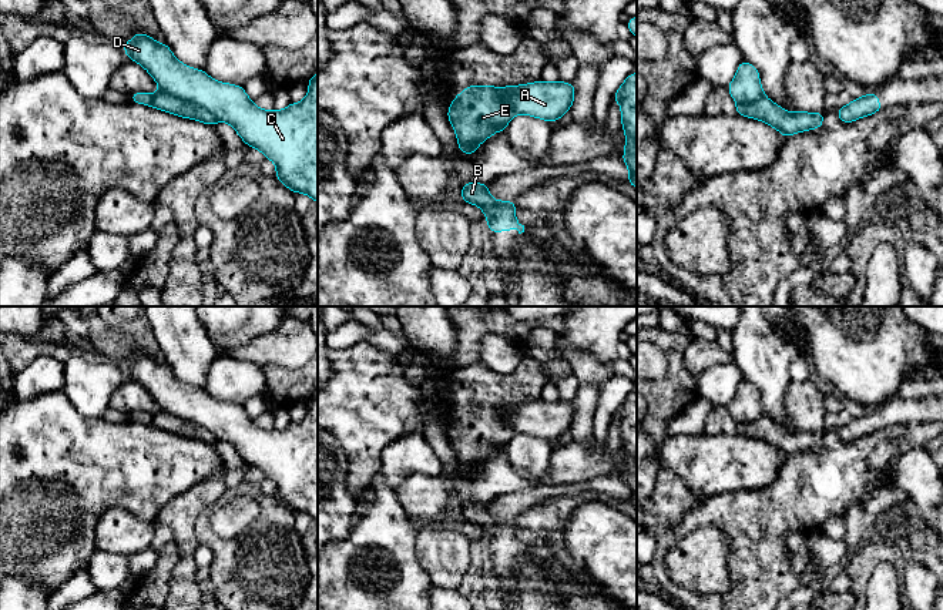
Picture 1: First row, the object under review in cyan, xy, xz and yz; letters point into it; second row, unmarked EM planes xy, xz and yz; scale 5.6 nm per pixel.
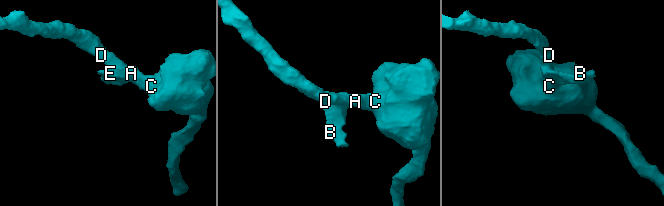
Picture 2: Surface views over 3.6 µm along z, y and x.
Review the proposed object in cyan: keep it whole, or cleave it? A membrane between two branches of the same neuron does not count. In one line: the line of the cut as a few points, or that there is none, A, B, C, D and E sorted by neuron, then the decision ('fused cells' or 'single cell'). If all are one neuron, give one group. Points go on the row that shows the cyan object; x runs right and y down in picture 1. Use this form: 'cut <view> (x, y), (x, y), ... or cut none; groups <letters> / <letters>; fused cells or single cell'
cut xy (163, 90), (205, 107), (217, 120); groups A C D / B E; fused cells

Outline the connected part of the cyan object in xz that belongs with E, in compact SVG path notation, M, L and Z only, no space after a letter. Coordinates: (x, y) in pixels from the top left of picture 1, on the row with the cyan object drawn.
M467 86L449 105L447 118L457 134L462 154L476 154L477 145L491 137L496 131L506 131L507 123L517 114L501 95L501 87Z

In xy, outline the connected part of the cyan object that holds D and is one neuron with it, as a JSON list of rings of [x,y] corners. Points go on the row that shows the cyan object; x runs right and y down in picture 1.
[[[141,31],[135,33],[135,36],[127,41],[123,48],[128,58],[141,64],[152,76],[162,91],[204,107],[215,115],[217,121],[231,124],[245,144],[248,144],[251,148],[261,150],[265,158],[269,158],[275,162],[275,177],[286,188],[289,188],[292,192],[303,192],[318,202],[318,73],[308,80],[309,91],[302,103],[291,103],[282,111],[275,108],[265,111],[254,104],[254,101],[244,91],[242,86],[215,81],[204,70],[191,68],[187,64],[179,63],[171,53],[167,43],[158,44],[155,38],[151,38]]]

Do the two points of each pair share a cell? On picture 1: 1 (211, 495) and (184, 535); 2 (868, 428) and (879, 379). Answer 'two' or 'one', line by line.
1: one
2: two

